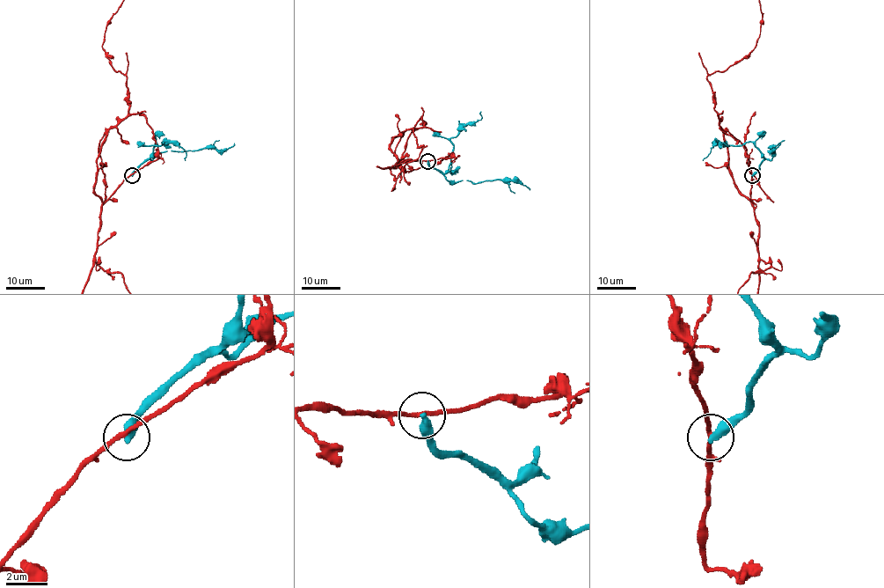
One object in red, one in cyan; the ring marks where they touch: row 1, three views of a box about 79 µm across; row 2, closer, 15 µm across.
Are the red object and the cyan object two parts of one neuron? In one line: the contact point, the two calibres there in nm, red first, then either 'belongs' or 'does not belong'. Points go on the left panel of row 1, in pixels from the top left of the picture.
place (132, 175); calibres 190 and 400 nm; does not belong

